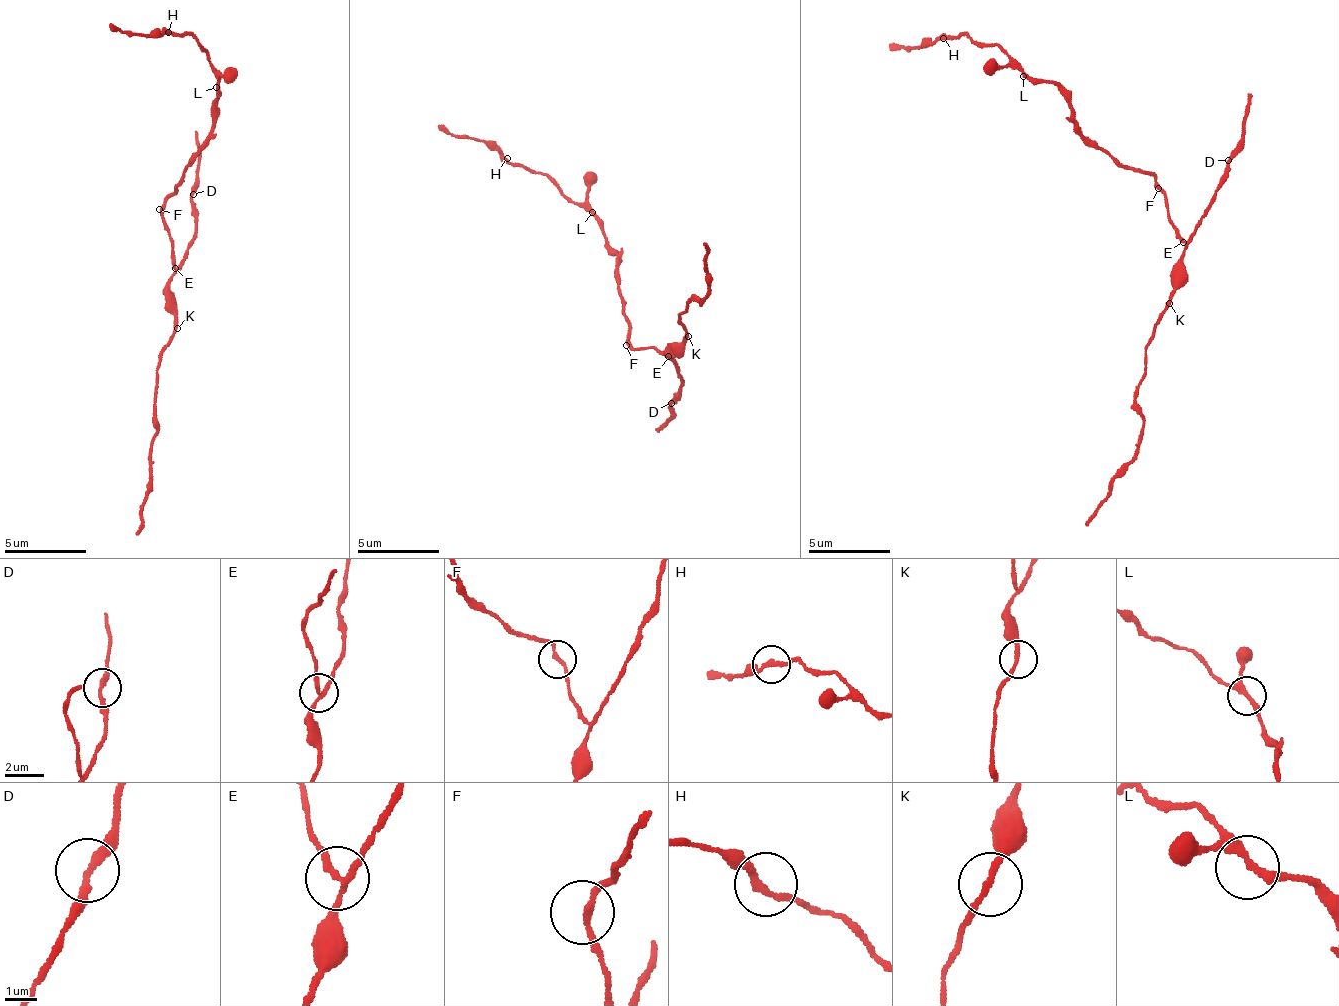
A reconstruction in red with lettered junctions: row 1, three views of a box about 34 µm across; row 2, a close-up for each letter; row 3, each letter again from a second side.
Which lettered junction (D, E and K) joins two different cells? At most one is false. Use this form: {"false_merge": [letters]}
{"false_merge": ["E"]}

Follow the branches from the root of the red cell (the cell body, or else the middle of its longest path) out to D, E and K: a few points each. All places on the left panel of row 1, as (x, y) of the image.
D: (163, 210), (165, 230), (178, 266), (194, 233), (196, 209), (193, 194)
E: (163, 210), (176, 269)
K: (163, 210), (174, 256), (168, 309), (175, 316), (177, 328)

